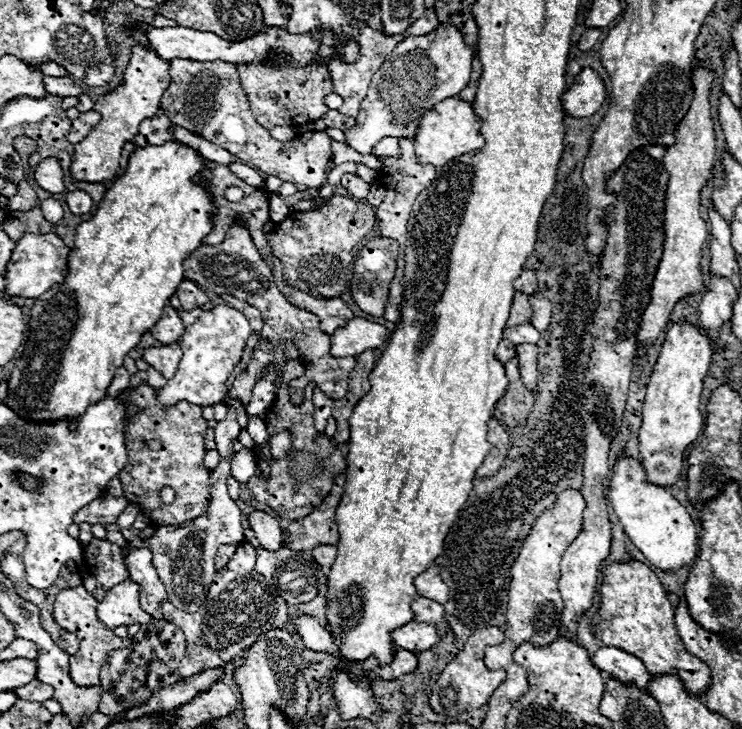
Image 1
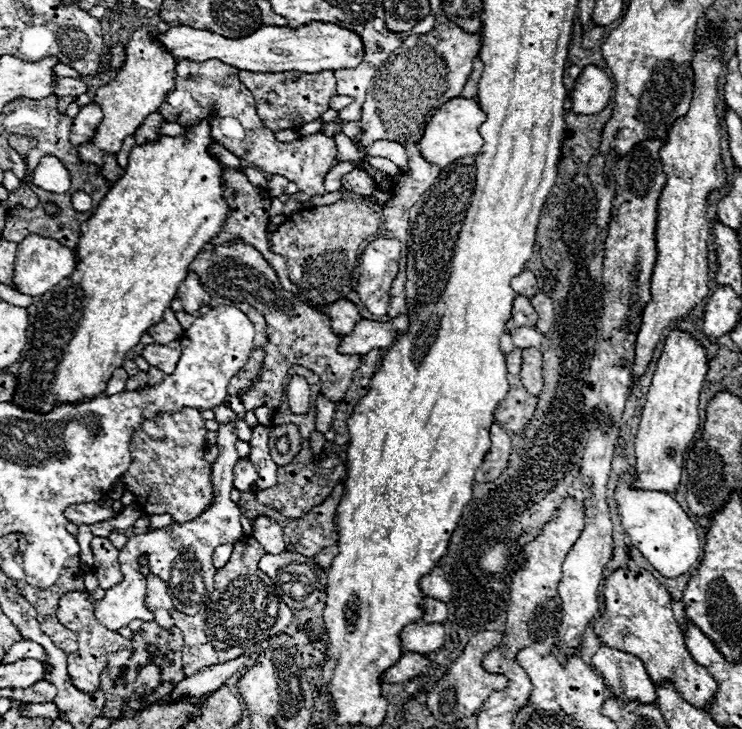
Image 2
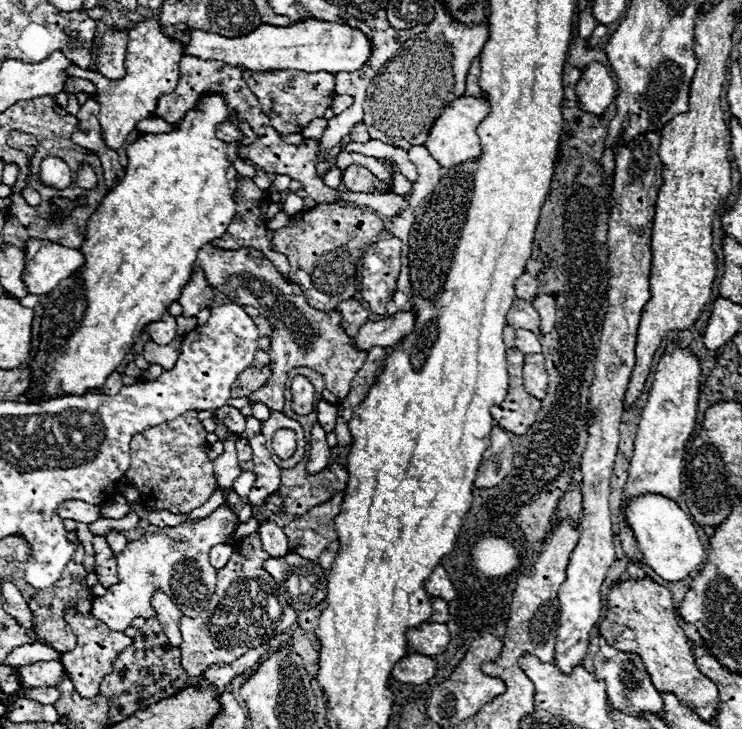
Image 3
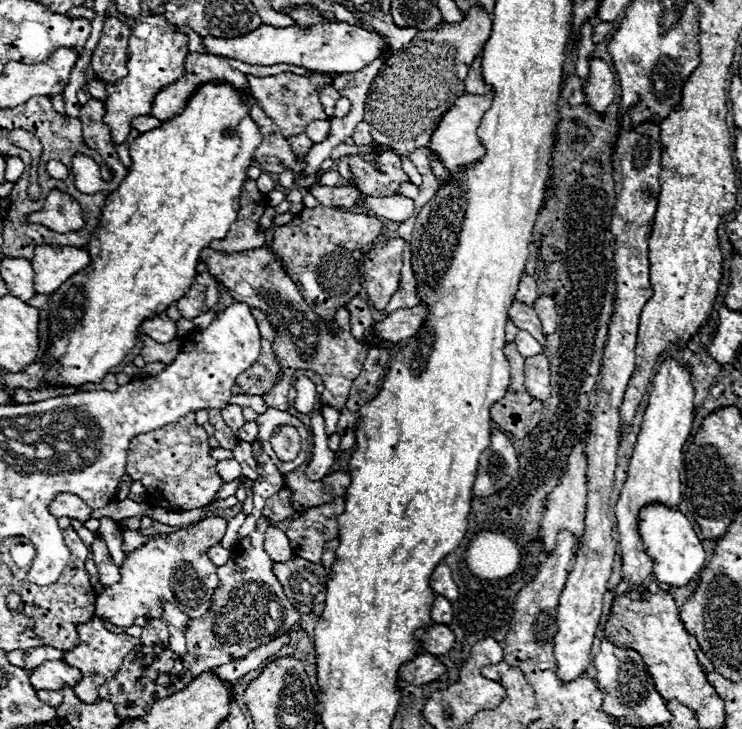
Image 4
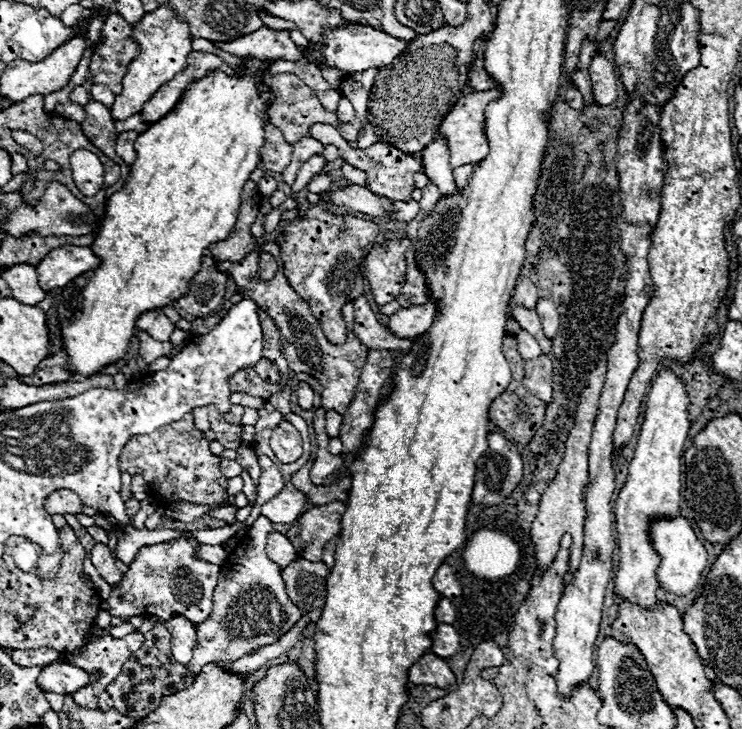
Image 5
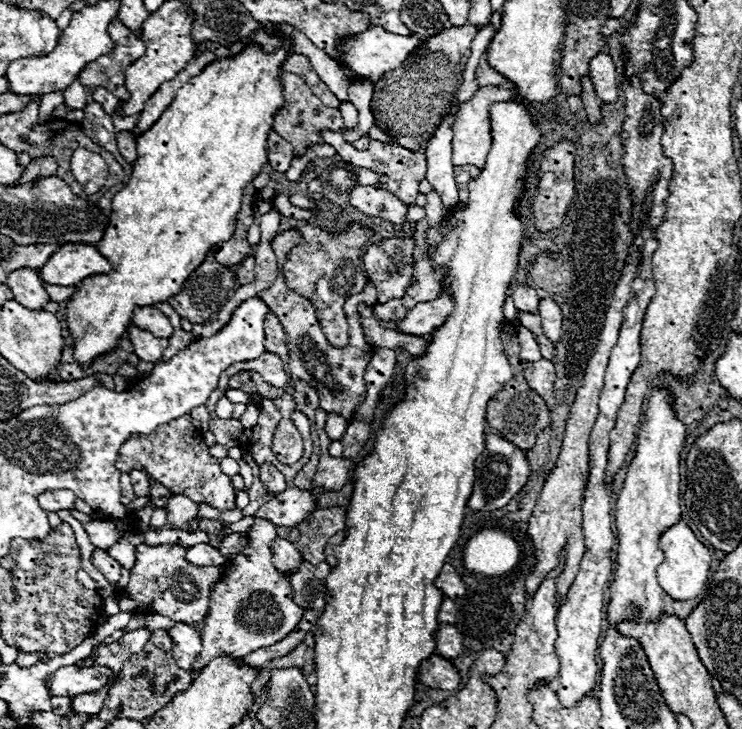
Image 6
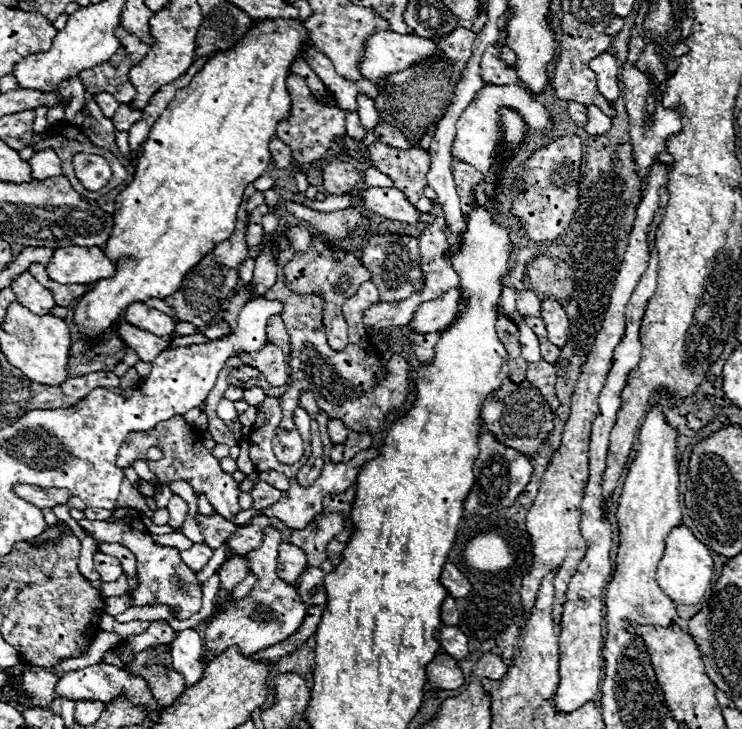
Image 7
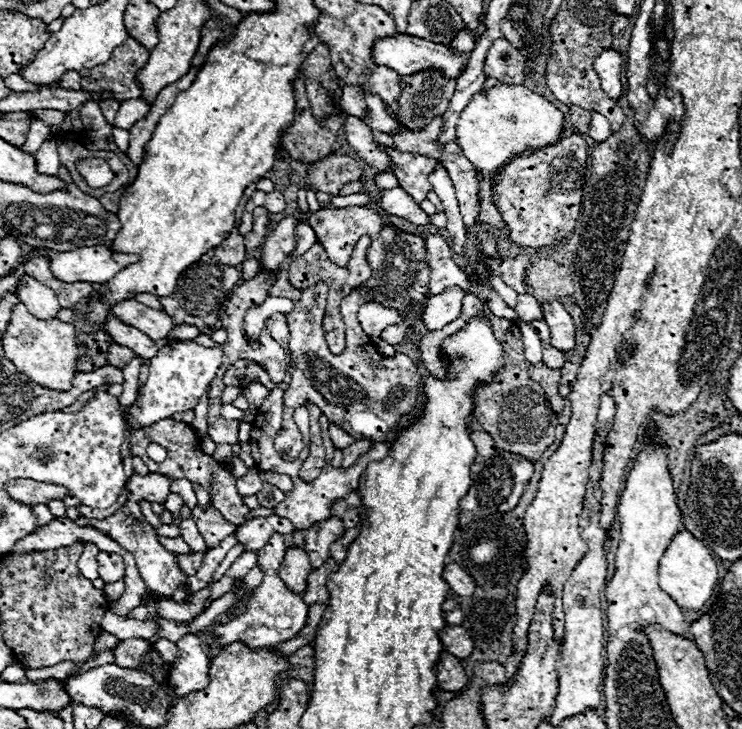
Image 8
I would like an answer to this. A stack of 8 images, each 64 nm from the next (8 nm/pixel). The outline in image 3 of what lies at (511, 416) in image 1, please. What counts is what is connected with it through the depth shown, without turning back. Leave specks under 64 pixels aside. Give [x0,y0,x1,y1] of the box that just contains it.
[492,348,540,436]

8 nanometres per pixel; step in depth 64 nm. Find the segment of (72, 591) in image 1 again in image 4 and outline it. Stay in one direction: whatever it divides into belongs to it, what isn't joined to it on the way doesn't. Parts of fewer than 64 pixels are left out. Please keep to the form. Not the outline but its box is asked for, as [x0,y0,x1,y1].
[64,618,140,704]

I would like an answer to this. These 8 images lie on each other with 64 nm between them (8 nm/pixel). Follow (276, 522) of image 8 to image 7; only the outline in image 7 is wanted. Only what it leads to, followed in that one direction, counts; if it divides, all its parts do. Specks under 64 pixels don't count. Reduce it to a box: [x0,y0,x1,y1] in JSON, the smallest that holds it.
[228,516,286,556]

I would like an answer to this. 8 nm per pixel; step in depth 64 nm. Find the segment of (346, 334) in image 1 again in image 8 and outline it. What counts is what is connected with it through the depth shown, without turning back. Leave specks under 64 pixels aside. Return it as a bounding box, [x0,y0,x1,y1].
[422,286,466,330]

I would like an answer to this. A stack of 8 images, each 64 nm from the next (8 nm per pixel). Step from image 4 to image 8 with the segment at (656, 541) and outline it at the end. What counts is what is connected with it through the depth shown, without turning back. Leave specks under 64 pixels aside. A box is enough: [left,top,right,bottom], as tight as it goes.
[658,532,718,610]

